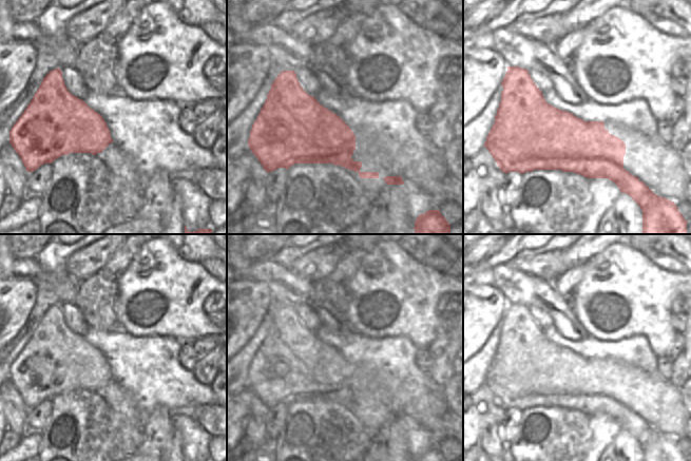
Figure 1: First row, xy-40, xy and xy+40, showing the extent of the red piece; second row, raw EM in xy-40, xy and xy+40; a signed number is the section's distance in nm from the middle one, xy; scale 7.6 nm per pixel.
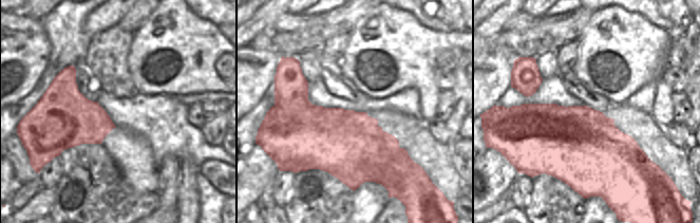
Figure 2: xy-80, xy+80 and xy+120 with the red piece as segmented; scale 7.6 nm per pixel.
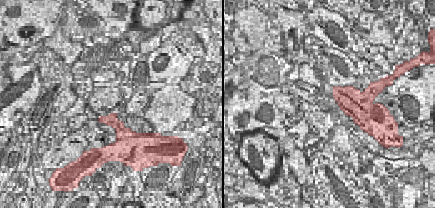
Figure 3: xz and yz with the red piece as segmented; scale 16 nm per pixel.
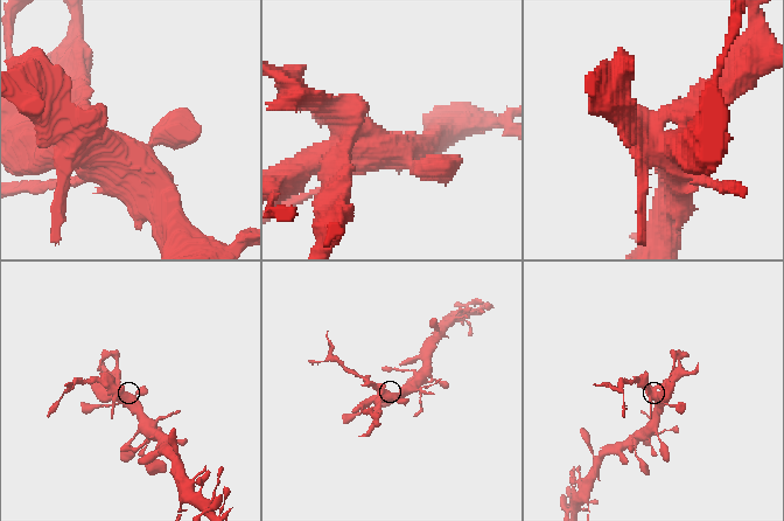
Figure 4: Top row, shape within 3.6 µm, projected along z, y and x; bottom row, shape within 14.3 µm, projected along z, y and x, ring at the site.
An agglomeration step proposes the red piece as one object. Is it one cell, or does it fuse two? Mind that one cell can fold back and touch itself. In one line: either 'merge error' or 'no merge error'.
merge error

